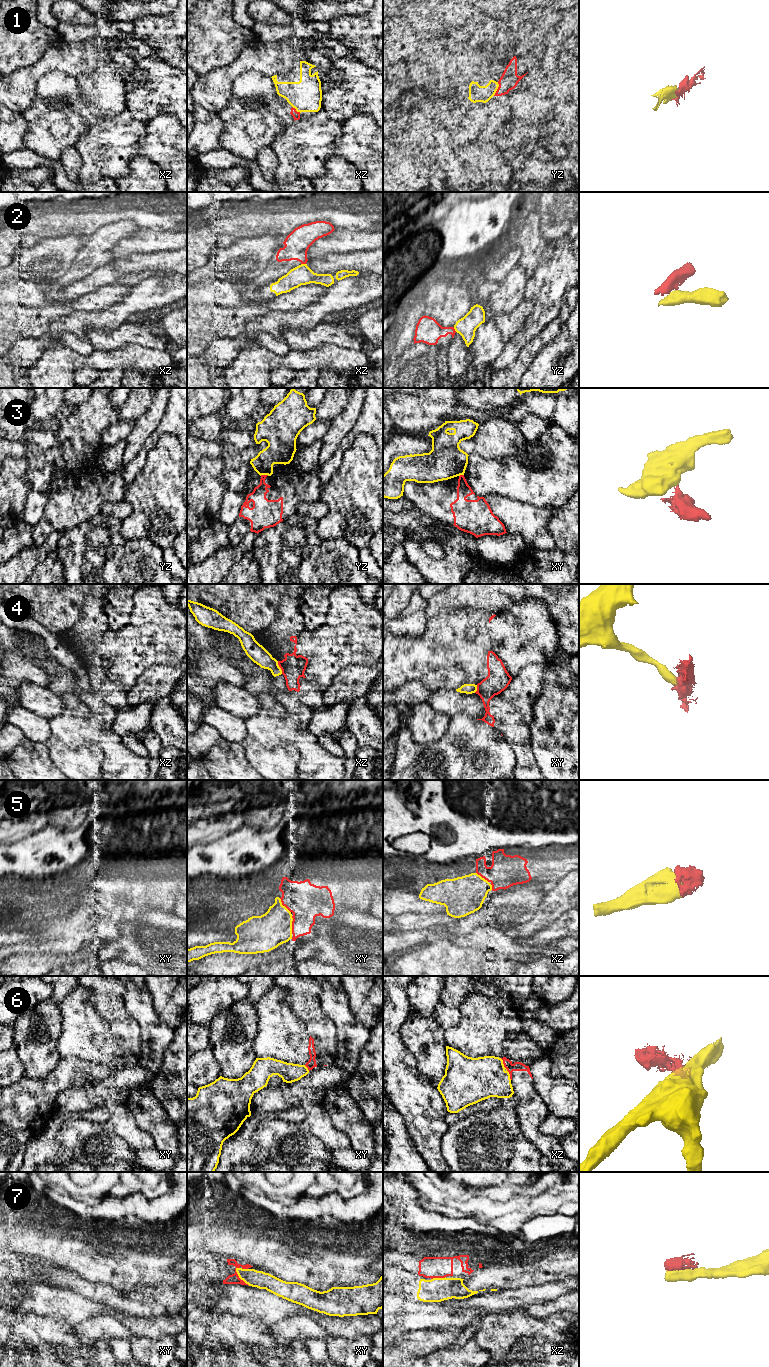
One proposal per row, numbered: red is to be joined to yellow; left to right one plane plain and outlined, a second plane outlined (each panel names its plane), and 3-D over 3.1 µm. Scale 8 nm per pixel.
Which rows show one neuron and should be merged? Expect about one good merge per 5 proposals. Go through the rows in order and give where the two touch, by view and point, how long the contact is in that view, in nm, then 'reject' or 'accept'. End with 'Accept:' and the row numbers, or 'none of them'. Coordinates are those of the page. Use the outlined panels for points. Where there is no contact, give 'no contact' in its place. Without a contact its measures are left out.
1: meets yellow in yz at (497, 88); contact 120 nm long; accept
2: meets yellow in xz at (303, 264); contact 40 nm long; reject
3: meets yellow in yz at (264, 474); contact 70 nm long; reject
4: meets yellow in xz at (279, 667); contact 110 nm long; reject
5: meets yellow in xy at (291, 925); contact 140 nm long; accept
6: meets yellow in xz at (506, 1069); contact 200 nm long; reject
7: meets yellow in xy at (239, 1277); contact 190 nm long; reject
Accept: 1, 5

